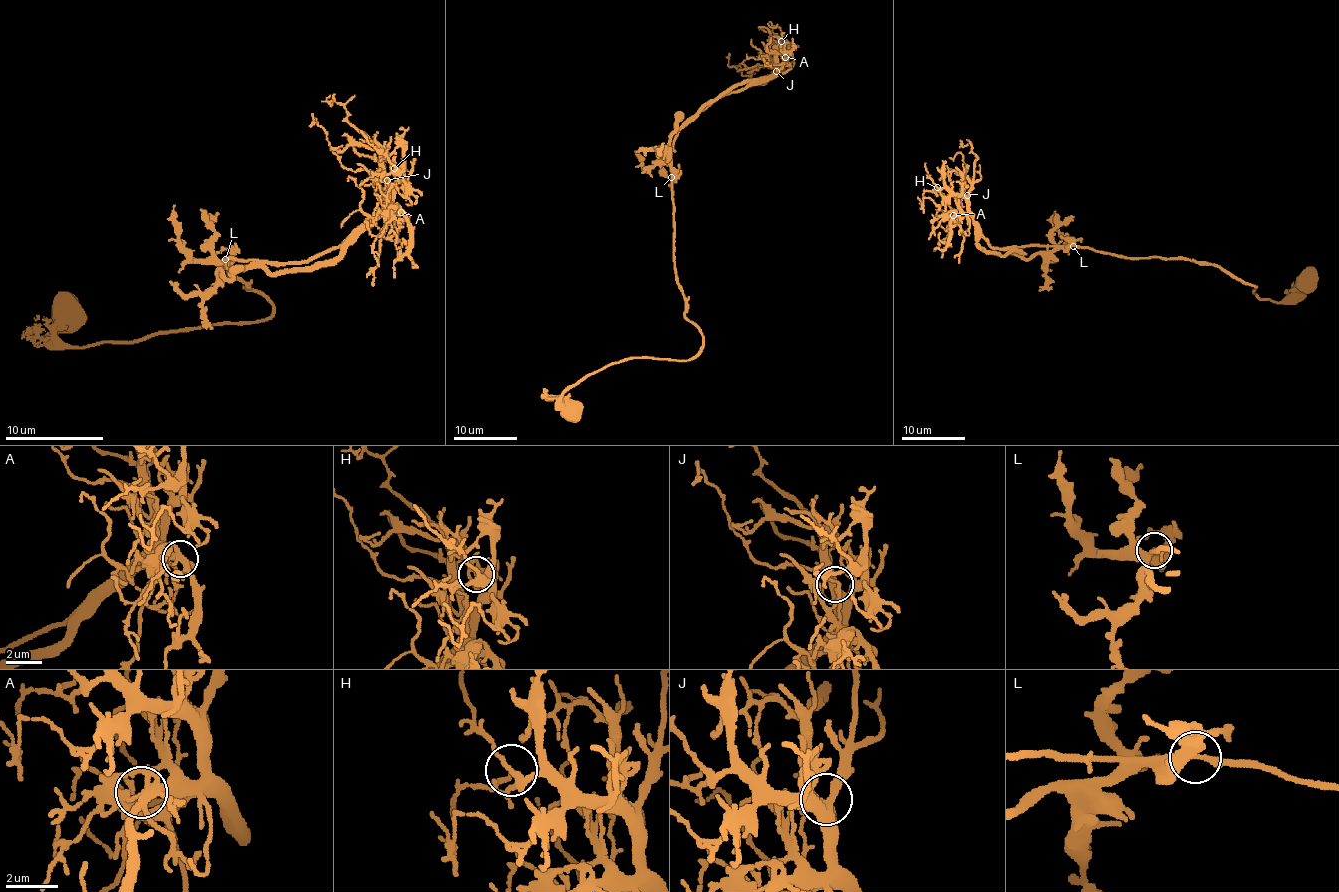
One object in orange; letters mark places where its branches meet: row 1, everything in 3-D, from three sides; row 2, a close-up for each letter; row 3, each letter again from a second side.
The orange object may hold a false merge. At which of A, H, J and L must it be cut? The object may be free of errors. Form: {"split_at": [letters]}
{"split_at": []}

